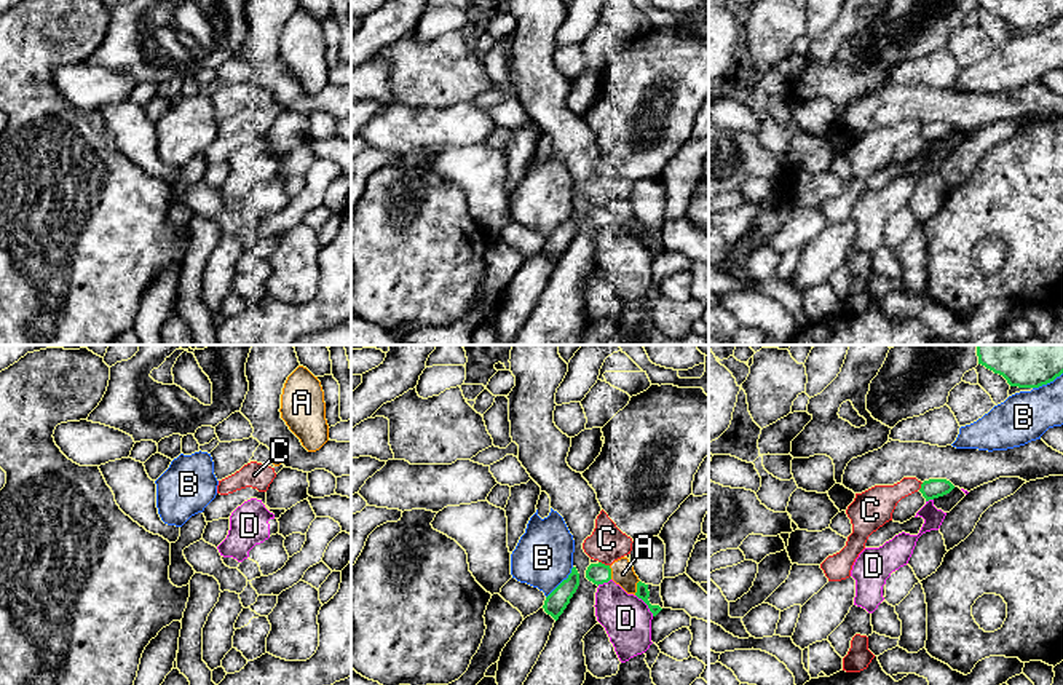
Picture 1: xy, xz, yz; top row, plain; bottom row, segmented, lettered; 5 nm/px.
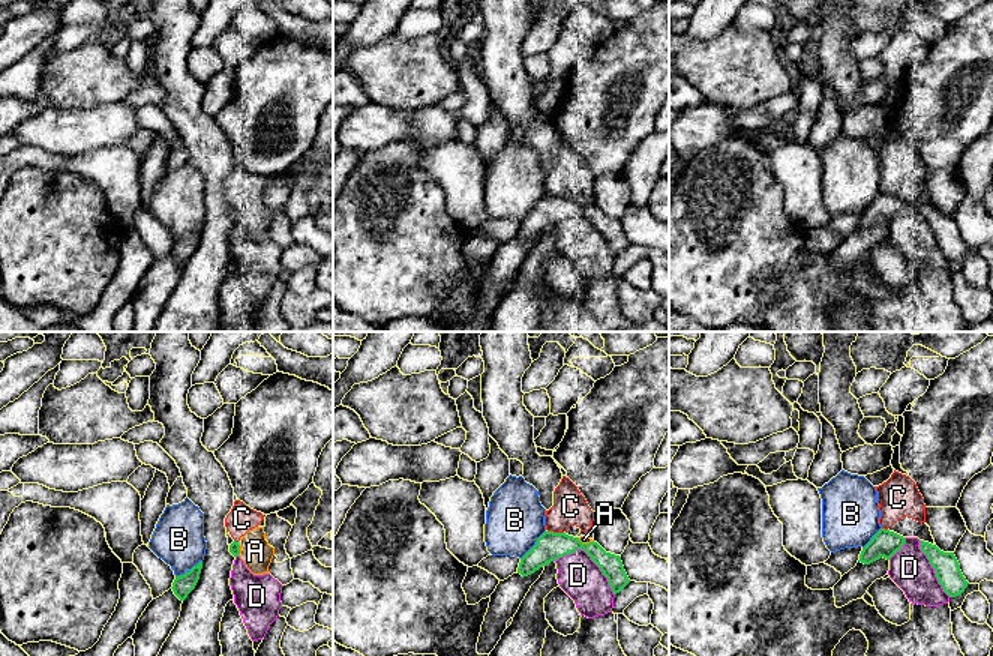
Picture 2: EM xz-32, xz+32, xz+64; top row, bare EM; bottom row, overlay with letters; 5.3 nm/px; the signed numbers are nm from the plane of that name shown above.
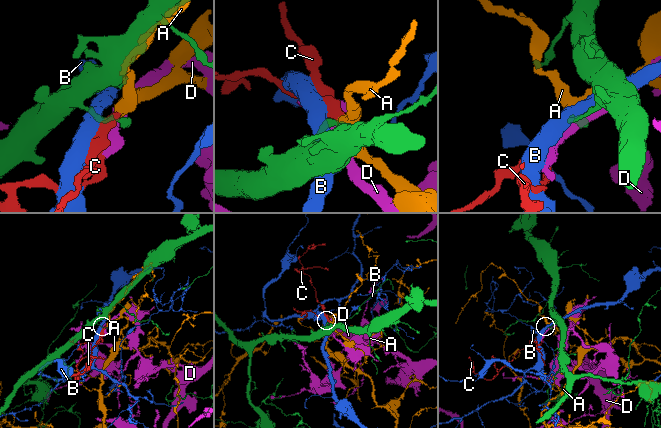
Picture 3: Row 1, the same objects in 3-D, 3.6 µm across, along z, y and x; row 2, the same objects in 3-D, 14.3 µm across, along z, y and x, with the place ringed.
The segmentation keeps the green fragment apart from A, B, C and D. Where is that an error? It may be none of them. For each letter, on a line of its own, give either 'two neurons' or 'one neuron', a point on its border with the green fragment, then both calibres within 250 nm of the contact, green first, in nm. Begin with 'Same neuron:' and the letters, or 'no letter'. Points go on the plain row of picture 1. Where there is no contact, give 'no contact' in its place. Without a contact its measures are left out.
Same neuron: no letter
A: two neurons; meets green in xz at (637, 230); 70 nm thick on the green side, 120 nm on the other
B: two neurons; meets green in xz at (561, 225); 110 nm thick on the green side, 300 nm on the other
C: two neurons; meets green in xz at (604, 206); 110 nm thick on the green side, 190 nm on the other
D: two neurons; meets green in xz at (647, 246); 70 nm thick on the green side, 240 nm on the other

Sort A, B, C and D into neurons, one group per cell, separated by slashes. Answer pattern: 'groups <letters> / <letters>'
groups A C / B / D

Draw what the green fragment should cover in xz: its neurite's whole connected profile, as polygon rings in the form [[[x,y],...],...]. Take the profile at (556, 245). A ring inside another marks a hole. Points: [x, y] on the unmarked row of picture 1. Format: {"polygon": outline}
{"polygon": [[[576,209],[571,211],[571,216],[563,222],[544,243],[544,254],[551,257],[555,263],[563,255],[570,241],[579,228],[579,216]]]}

